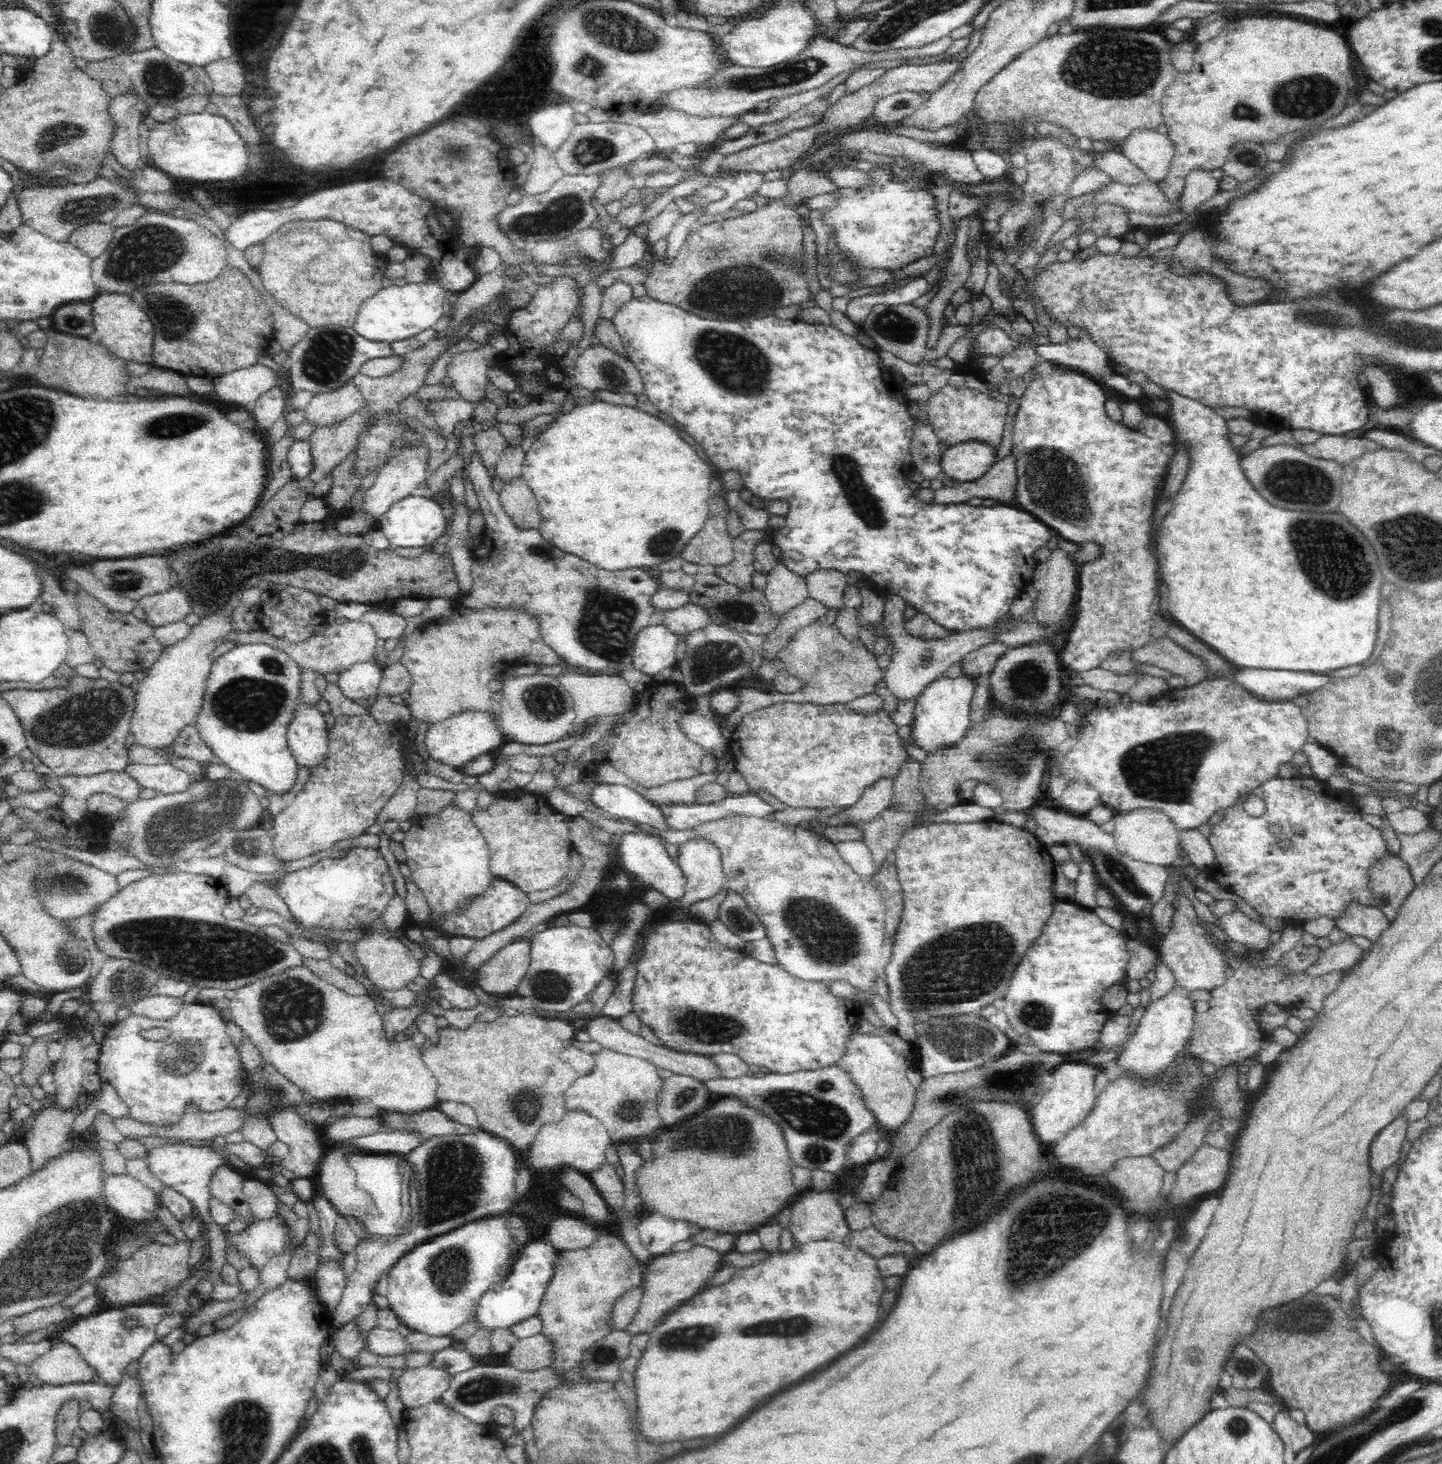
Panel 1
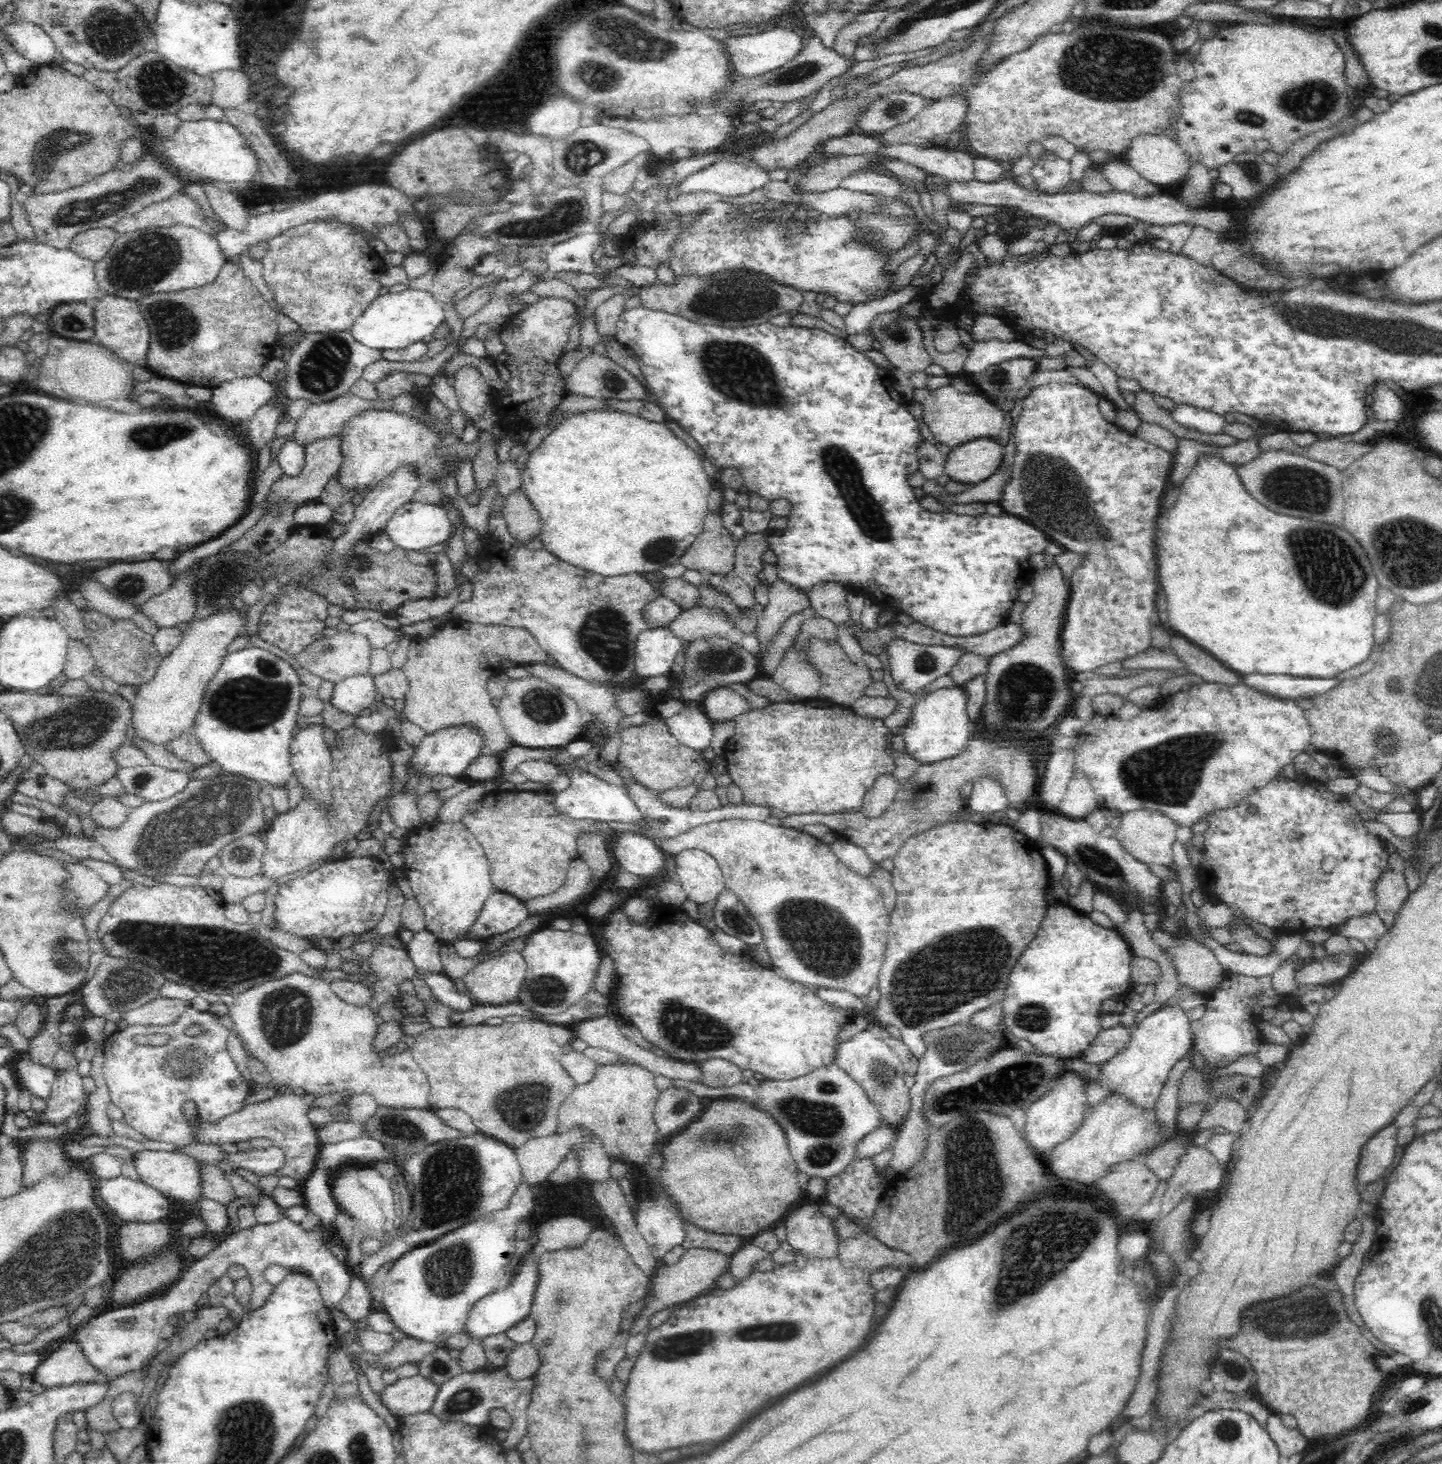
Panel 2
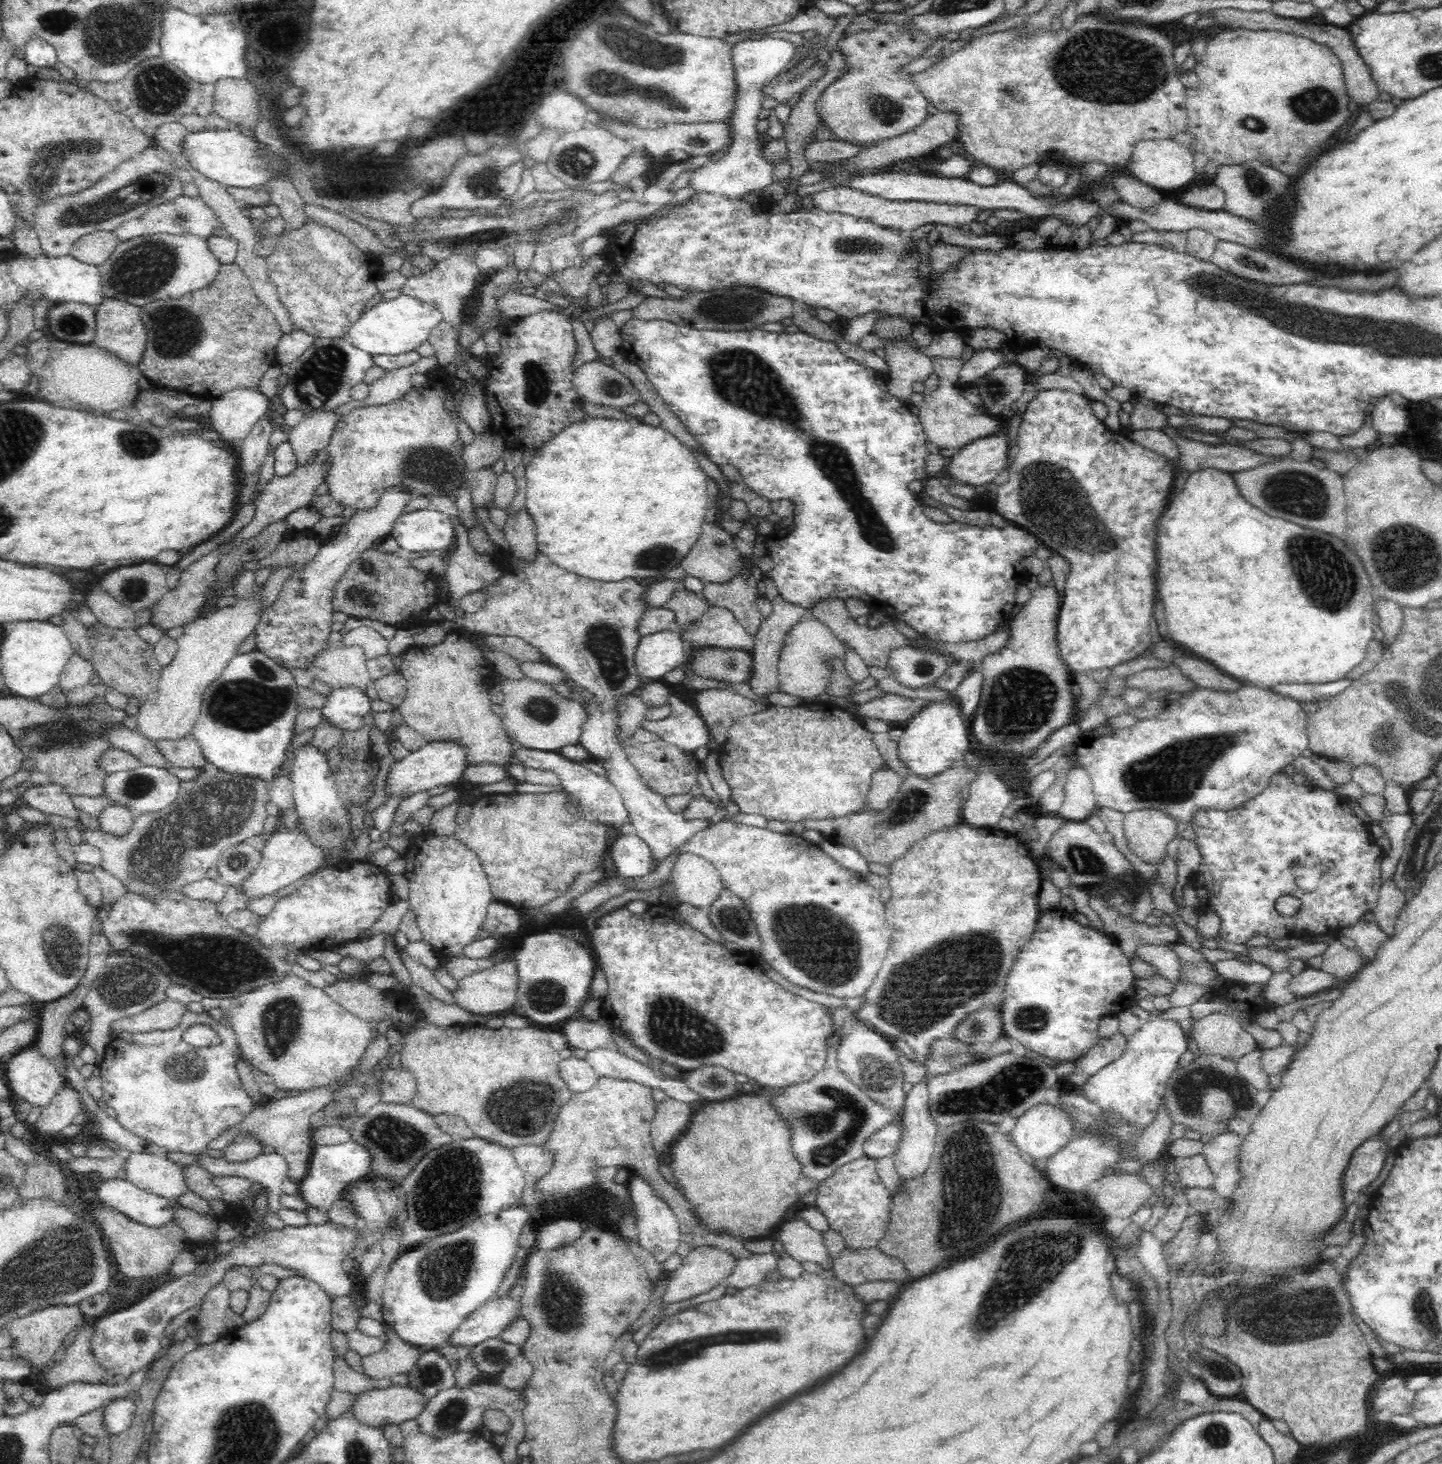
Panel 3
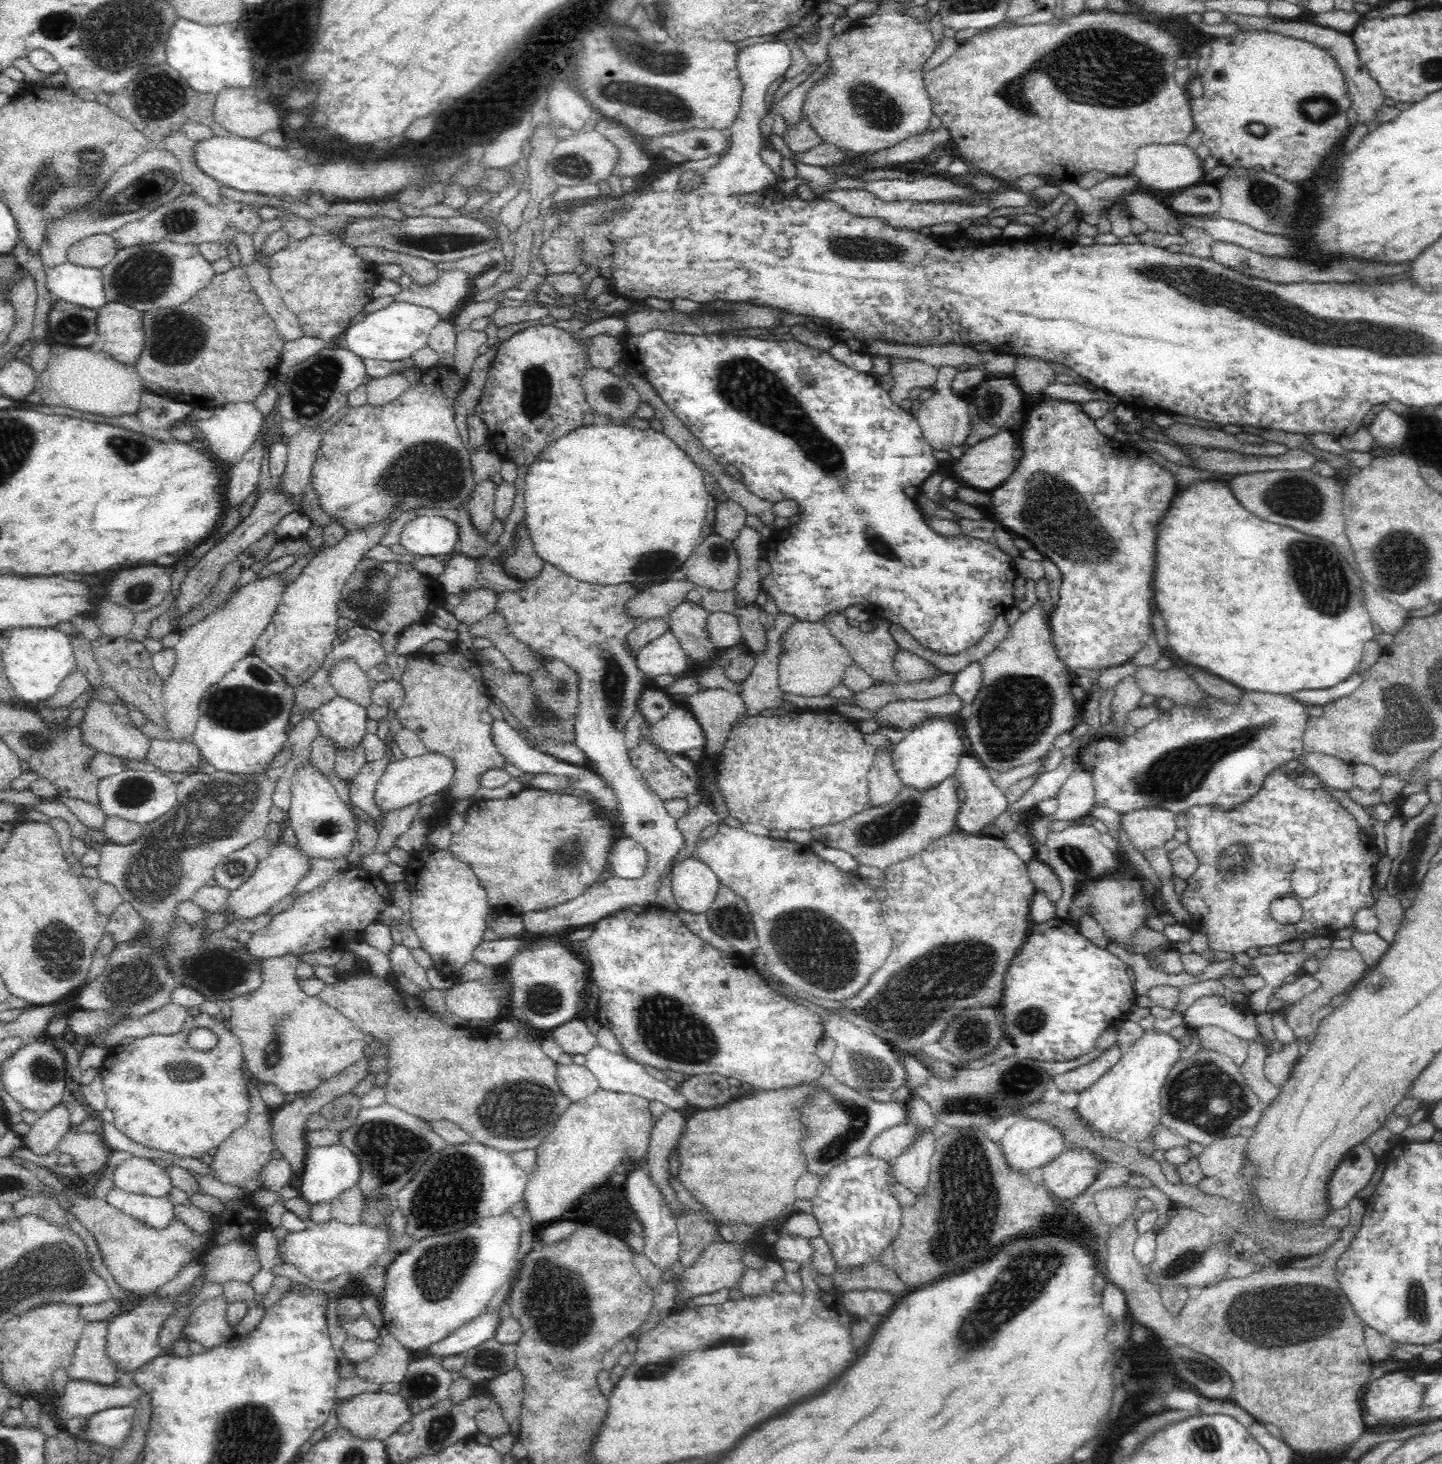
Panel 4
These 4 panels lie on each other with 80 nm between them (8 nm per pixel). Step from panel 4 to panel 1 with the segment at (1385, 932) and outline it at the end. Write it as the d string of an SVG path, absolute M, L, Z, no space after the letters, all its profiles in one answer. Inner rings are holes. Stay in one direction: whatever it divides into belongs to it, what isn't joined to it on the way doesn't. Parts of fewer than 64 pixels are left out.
M1387 850L1383 855L1374 859L1368 867L1368 886L1372 891L1375 900L1374 904L1386 914L1390 922L1399 912L1406 897L1416 887L1408 862L1404 861L1400 853L1391 854Z

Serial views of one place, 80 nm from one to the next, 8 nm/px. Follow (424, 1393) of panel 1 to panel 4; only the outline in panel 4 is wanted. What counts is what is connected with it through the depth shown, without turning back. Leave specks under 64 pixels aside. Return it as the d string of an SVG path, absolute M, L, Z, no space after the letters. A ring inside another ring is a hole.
M373 1392L362 1393L350 1397L343 1402L338 1402L335 1406L338 1425L348 1427L354 1435L360 1437L376 1437L386 1440L388 1435L396 1432L401 1424L411 1420L412 1407L410 1401L400 1392Z

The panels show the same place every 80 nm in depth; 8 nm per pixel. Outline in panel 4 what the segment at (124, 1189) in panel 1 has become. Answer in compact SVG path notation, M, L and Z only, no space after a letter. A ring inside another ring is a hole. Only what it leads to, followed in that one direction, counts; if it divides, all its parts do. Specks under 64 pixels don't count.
M111 1183L104 1200L124 1214L152 1228L162 1230L175 1219L174 1203L167 1198L126 1191Z

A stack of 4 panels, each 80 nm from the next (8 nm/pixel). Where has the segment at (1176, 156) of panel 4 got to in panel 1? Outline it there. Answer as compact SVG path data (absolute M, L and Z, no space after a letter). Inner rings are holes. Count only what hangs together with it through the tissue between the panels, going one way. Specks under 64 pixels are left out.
M1135 128L1128 138L1119 142L1118 149L1155 183L1168 174L1174 150L1170 139L1157 129Z

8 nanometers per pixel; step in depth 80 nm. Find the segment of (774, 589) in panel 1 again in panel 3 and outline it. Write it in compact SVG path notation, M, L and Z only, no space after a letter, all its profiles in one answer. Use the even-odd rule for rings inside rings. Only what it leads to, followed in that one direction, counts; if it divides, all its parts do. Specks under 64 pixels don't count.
M782 593L771 600L772 610L768 614L768 618L763 618L756 630L754 636L754 649L750 652L753 657L752 676L747 684L750 685L750 690L760 699L769 699L772 693L780 693L778 688L778 662L781 654L781 648L784 645L785 637L788 632L801 620L809 616L810 610L802 603L792 603L786 597L782 597Z

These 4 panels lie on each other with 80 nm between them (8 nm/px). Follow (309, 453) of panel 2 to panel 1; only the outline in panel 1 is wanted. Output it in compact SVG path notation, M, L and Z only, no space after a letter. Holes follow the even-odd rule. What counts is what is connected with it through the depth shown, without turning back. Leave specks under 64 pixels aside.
M454 330L454 332L441 337L432 337L417 349L401 354L399 356L401 360L399 367L386 376L370 377L360 372L356 373L352 381L356 383L363 397L363 405L347 417L332 423L332 426L316 427L312 432L310 435L312 437L312 442L310 442L312 472L308 474L308 478L314 479L314 484L320 482L324 476L330 474L339 462L342 462L342 459L349 455L349 452L358 445L358 438L368 433L375 426L374 422L378 418L399 413L400 404L423 386L432 364L438 360L443 352L446 352L448 348L452 348L452 346L456 346L456 344L458 344L458 334Z

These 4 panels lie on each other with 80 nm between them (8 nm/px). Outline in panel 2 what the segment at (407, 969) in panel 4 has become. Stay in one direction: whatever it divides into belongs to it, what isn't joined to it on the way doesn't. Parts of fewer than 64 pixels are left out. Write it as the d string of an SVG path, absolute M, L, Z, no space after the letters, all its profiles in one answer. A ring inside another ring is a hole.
M444 973L424 974L424 976L416 974L416 977L424 979L426 986L430 987L431 994L454 1012L465 1012L476 1005L472 1001L473 998L467 993L460 993L452 983L452 979Z

